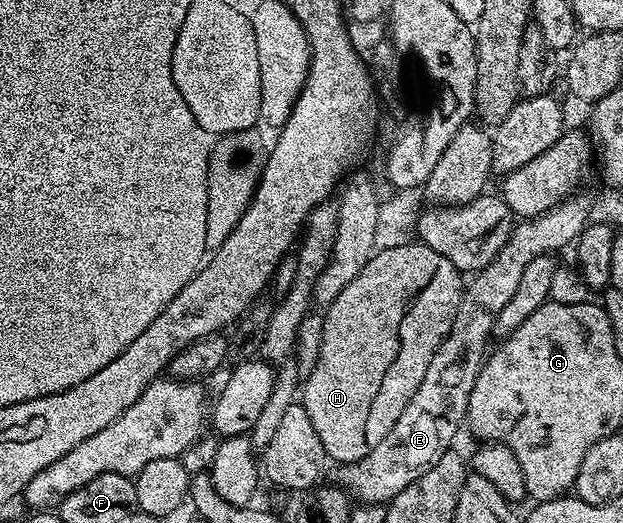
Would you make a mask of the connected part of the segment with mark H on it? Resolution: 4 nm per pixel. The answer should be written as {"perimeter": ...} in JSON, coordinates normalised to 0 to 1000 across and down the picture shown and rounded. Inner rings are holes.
{"perimeter":[[[657,461],[639,468],[637,474],[605,478],[579,520],[543,560],[543,568],[533,579],[525,583],[518,597],[520,627],[510,690],[486,727],[485,769],[491,790],[498,795],[498,807],[504,811],[504,822],[510,826],[510,837],[517,843],[522,872],[531,883],[535,878],[535,887],[573,885],[576,878],[587,874],[587,866],[594,866],[594,859],[600,859],[600,851],[607,851],[607,843],[613,843],[613,836],[620,836],[620,828],[626,828],[626,820],[632,820],[639,797],[645,797],[645,782],[652,782],[652,774],[658,774],[658,759],[671,751],[671,736],[677,736],[677,721],[684,721],[690,690],[697,690],[697,675],[703,675],[709,652],[722,637],[722,621],[729,621],[729,598],[735,598],[735,583],[745,564],[746,547],[738,516],[709,484],[697,484],[697,476],[690,476],[682,465]]]}

